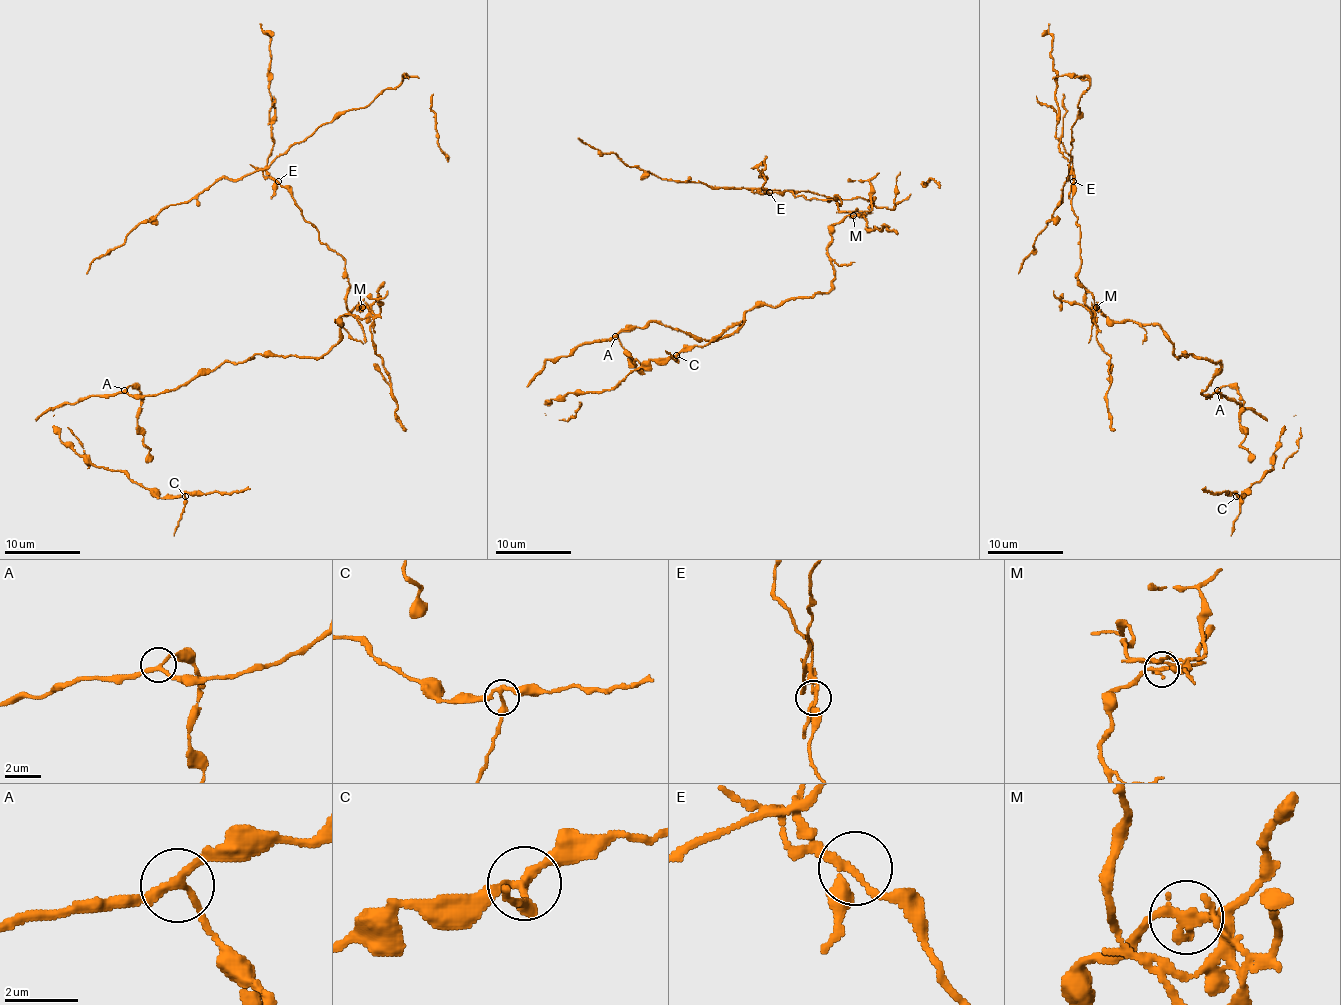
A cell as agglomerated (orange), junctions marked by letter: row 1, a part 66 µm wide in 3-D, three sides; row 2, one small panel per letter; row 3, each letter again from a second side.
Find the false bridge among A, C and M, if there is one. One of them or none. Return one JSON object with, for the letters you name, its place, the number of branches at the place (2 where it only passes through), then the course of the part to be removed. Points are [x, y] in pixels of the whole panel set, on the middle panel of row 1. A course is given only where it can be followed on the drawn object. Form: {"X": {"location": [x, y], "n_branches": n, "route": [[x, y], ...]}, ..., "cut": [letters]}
{"M": {"location": [853, 215], "n_branches": 3}, "cut": ["M"]}

